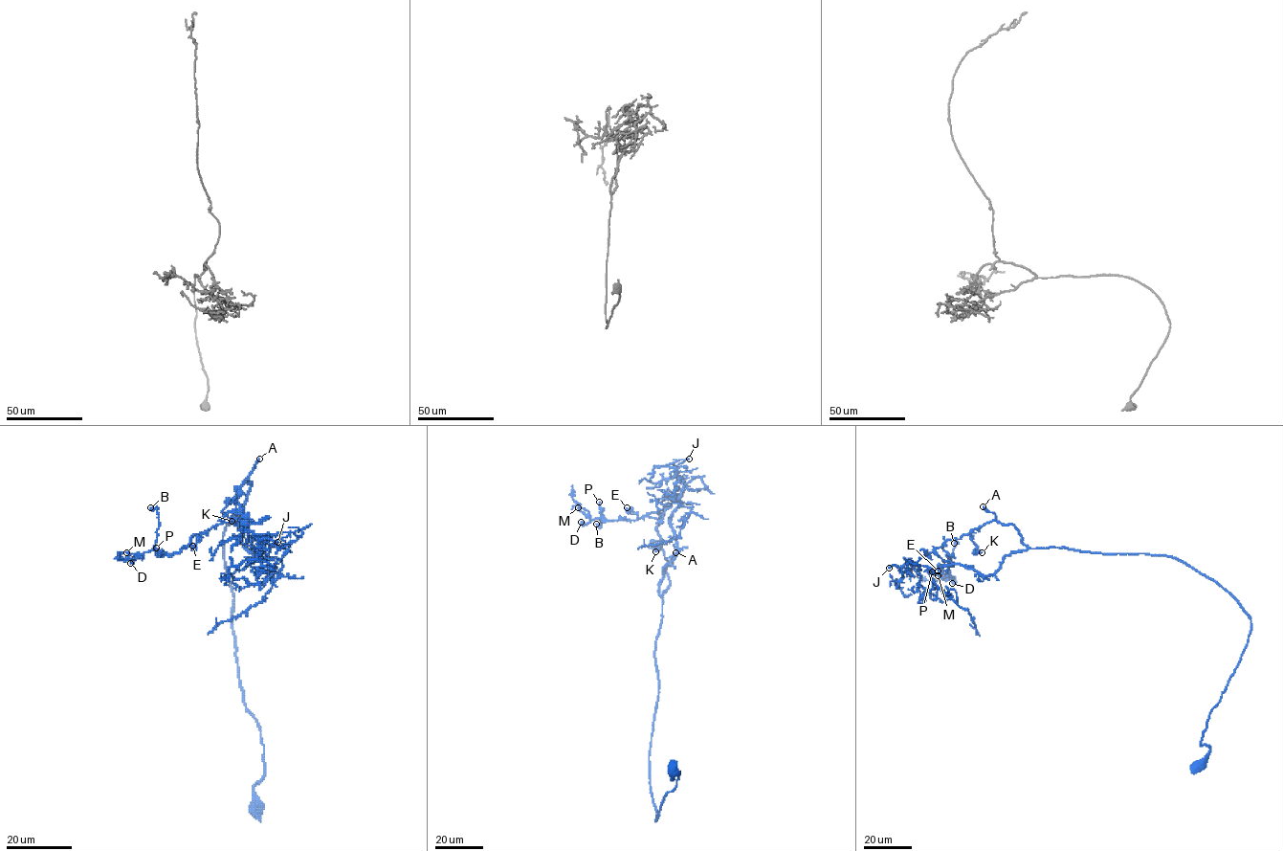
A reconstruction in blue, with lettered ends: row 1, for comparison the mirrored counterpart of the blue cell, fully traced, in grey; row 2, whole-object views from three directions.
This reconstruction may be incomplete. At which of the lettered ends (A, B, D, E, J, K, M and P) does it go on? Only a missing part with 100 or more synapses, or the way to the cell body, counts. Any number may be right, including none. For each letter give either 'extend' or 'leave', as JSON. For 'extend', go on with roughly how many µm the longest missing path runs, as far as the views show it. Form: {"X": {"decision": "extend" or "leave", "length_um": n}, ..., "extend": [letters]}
{"A": {"decision": "extend", "length_um": 250}, "B": {"decision": "leave"}, "D": {"decision": "leave"}, "E": {"decision": "leave"}, "J": {"decision": "leave"}, "K": {"decision": "leave"}, "M": {"decision": "leave"}, "P": {"decision": "leave"}, "extend": ["A"]}

